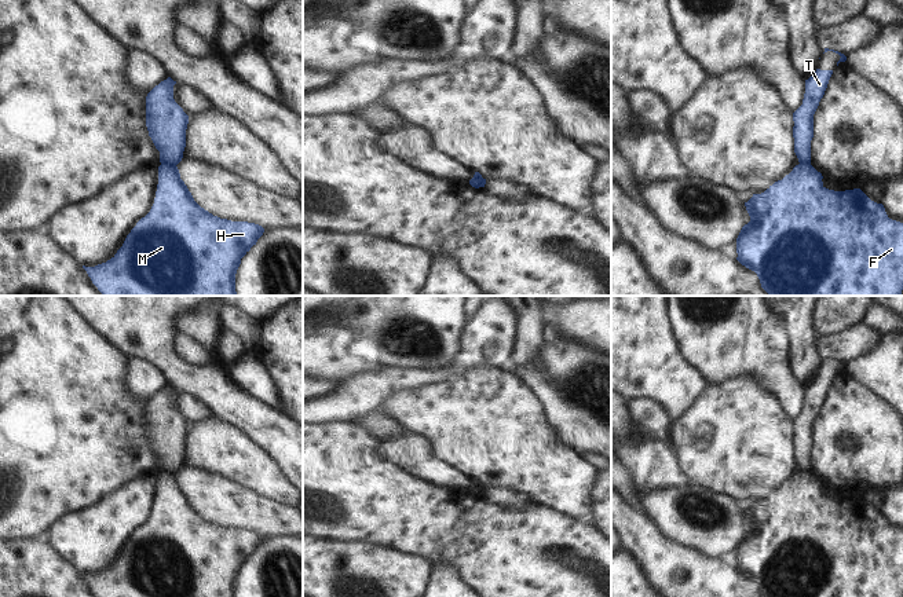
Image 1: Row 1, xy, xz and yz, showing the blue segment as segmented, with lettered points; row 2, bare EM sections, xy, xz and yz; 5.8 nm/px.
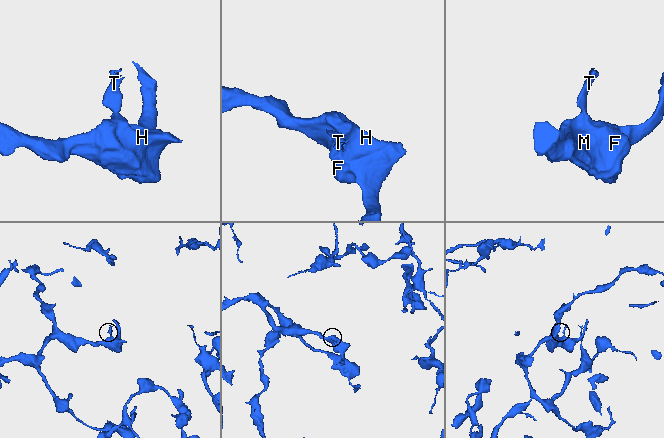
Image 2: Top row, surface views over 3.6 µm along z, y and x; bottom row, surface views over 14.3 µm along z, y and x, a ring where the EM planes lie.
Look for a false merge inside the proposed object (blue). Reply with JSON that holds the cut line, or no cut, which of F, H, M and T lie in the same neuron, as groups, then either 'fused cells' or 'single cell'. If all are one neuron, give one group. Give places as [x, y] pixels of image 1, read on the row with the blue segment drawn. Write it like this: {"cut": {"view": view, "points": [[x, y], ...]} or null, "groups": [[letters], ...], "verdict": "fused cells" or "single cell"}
{"cut": {"view": "xy", "points": [[161, 163], [175, 167]]}, "groups": [["F", "H", "M"], ["T"]], "verdict": "fused cells"}

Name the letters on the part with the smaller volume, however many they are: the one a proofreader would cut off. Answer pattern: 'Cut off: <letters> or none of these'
Cut off: T

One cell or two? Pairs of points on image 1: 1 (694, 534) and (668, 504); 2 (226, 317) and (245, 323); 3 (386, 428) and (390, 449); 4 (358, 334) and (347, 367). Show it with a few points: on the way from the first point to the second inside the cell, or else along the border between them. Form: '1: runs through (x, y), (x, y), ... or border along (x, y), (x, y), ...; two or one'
1: runs through (688, 527), (675, 511); one
2: runs through (230, 317), (241, 323); one
3: border along (405, 429), (398, 436), (380, 442); two
4: border along (347, 347), (364, 355), (379, 358), (383, 362); two

